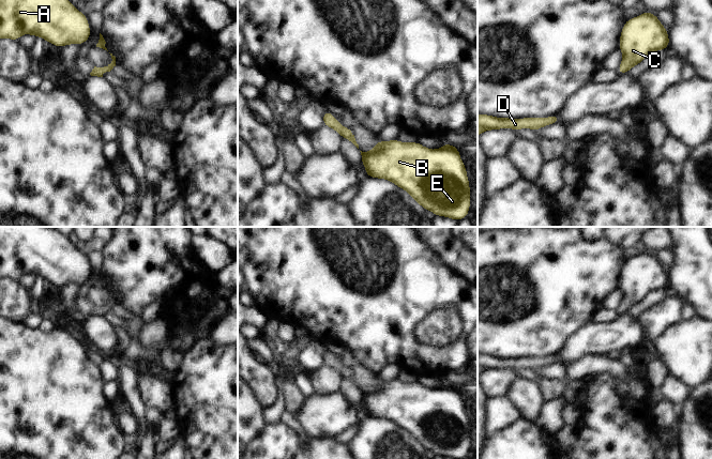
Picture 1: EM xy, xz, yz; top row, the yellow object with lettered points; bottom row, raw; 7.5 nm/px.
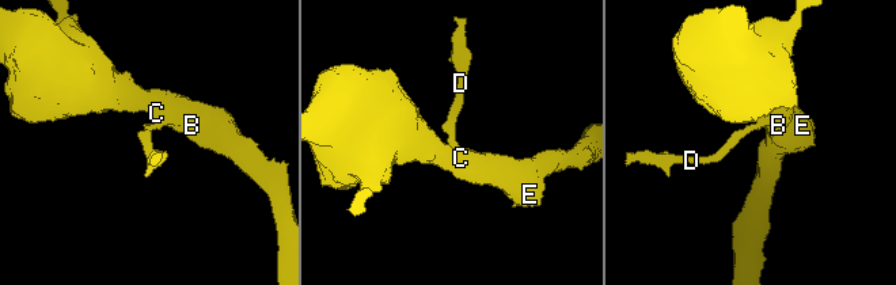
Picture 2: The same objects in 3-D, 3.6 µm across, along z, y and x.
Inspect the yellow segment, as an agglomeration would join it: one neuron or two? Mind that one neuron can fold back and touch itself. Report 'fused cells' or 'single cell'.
single cell

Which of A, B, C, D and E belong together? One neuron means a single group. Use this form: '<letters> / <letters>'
A B C D E

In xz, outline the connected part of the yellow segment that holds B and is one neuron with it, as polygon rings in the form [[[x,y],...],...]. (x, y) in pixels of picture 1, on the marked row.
[[[379,139],[370,151],[360,152],[366,177],[389,180],[435,216],[449,217],[456,221],[467,218],[471,202],[470,183],[457,147],[443,143],[441,148],[430,150],[418,141],[406,143],[397,139]]]

